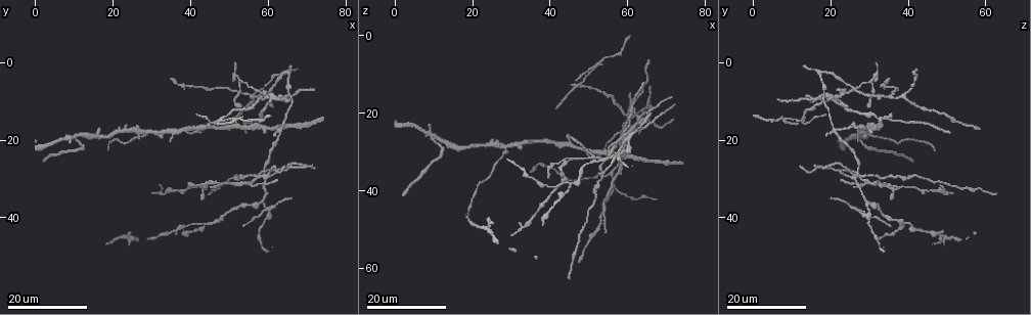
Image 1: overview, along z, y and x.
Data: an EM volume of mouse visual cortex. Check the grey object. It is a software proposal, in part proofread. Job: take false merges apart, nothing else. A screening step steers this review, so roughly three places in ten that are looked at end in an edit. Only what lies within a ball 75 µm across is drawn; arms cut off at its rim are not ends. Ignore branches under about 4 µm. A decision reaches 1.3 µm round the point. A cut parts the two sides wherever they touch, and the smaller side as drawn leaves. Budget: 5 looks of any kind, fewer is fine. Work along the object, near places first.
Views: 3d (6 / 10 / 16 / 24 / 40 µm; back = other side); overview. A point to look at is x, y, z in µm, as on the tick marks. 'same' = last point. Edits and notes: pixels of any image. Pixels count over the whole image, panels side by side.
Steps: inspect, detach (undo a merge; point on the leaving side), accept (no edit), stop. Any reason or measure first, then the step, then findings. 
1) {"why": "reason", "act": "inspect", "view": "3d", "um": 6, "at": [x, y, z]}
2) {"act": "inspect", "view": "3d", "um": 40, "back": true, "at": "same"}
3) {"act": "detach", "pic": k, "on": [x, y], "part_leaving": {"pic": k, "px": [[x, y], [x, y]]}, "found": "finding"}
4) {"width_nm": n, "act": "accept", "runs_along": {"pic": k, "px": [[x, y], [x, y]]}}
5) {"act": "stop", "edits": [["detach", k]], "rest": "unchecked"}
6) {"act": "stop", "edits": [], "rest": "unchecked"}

{"why": "sudden change in width", "act": "inspect", "view": "3d", "um": 16, "at": [50.0, 15.0, 52.5]}

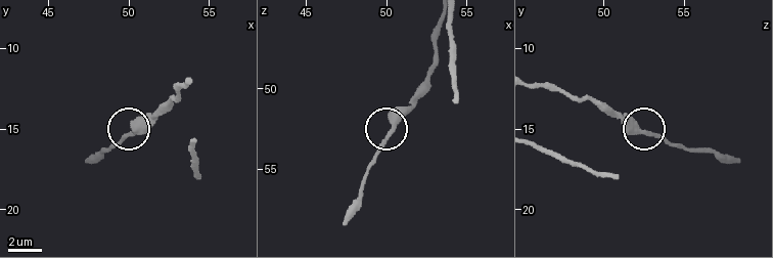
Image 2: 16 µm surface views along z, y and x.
{"why": "closer look", "act": "inspect", "view": "3d", "um": 6, "at": [50.3, 15.3, 52.8]}

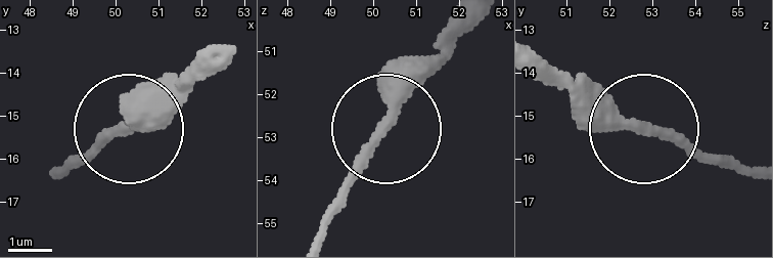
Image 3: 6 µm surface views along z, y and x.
{"act": "inspect", "view": "3d", "um": 6, "back": true, "at": [50.30, 15.30, 52.70]}

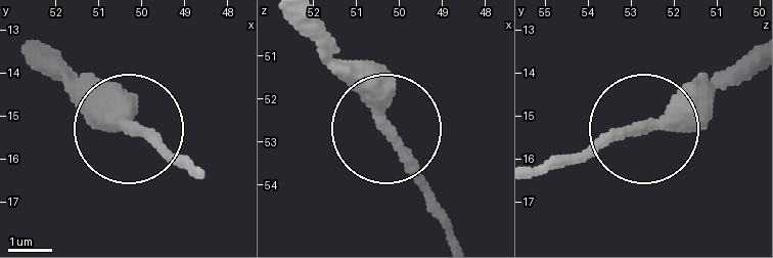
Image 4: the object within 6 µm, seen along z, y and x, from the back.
{"act": "accept", "runs_along": {"pic": 4, "px": [[746, 57], [647, 127], [603, 135], [563, 161]]}, "found": "all the same cell"}

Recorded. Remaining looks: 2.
{"why": "four arms meet", "act": "inspect", "view": "3d", "um": 24, "at": [59.0, 29.0, 26.5]}

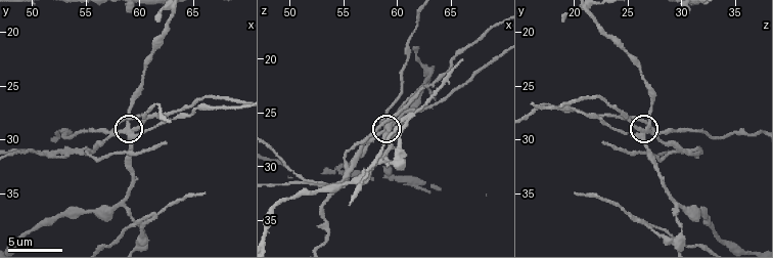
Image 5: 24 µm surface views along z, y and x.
{"why": "zoom in", "act": "inspect", "view": "3d", "um": 10, "at": [58.6, 29.4, 26.6]}

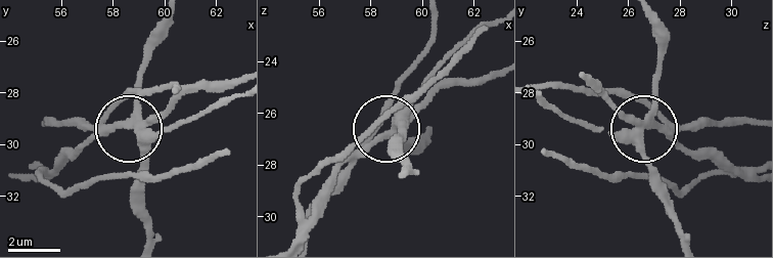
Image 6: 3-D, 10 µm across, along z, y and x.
{"act": "detach", "pic": 6, "on": [124, 91], "part_leaving": {"pic": 6, "px": [[647, 123], [754, 123]]}, "found": "a second cell is stuck on"}

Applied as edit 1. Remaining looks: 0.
{"act": "stop", "edits": [["detach", 6]], "rest": "unchecked"}

